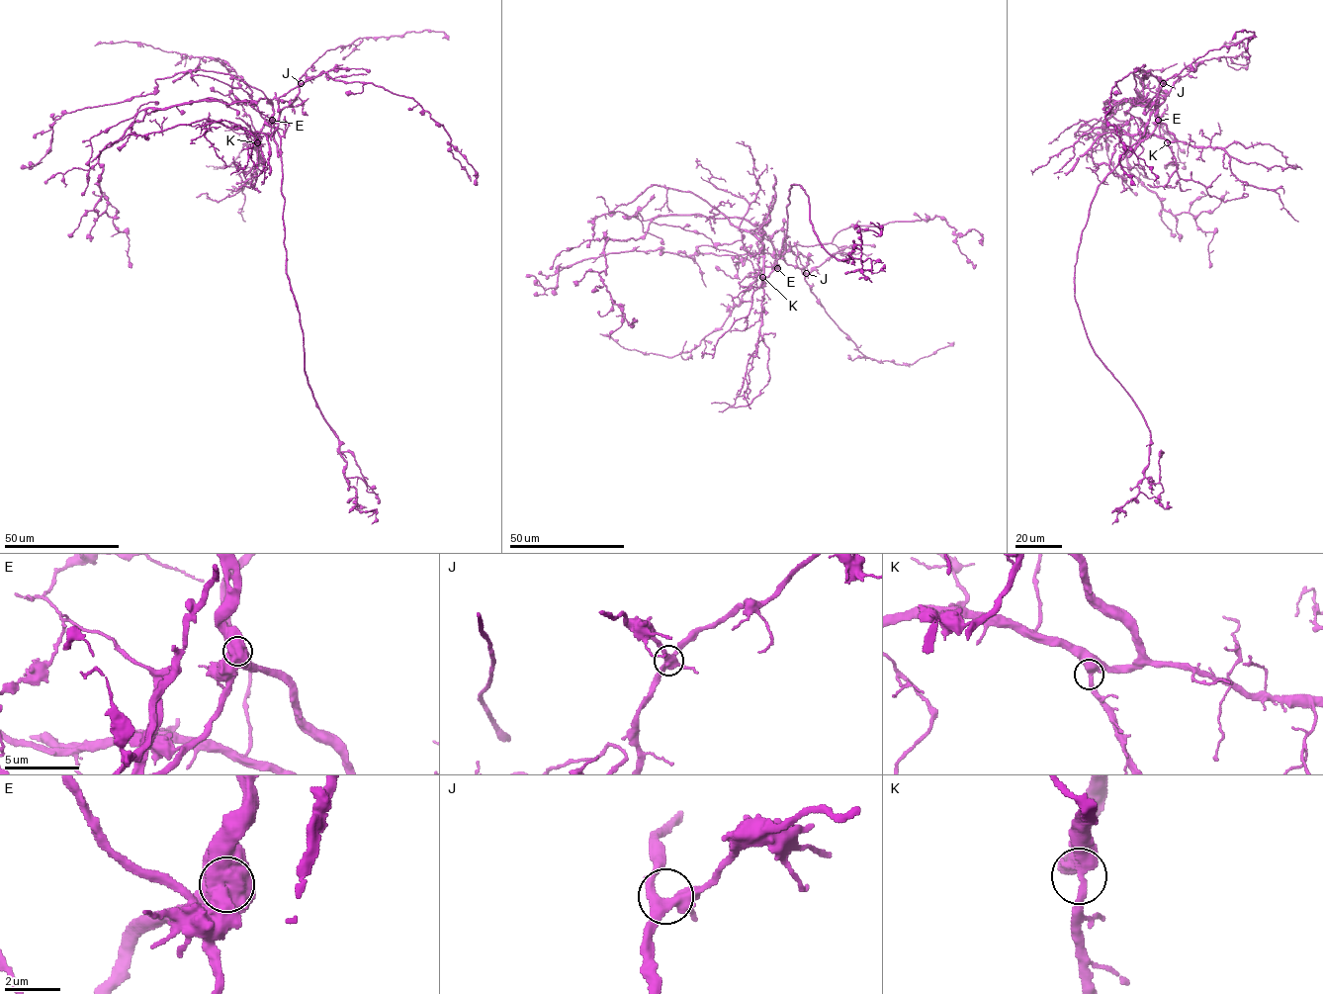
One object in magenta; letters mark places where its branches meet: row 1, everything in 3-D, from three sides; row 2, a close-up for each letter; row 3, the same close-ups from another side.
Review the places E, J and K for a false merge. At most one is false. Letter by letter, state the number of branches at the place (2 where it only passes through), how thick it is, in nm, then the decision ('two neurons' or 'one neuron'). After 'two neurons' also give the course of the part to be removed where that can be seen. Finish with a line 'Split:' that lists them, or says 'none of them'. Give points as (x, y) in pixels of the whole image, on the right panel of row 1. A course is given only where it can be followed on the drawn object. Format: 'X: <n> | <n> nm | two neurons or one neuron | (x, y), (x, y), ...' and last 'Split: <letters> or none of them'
E: 4 | 900 nm | two neurons | (1158, 120), (1099, 185), (1075, 266), (1075, 299), (1091, 347), (1150, 431), (1139, 494), (1112, 524)
J: 4 | 420 nm | one neuron
K: 3 | 400 nm | one neuron
Split: E

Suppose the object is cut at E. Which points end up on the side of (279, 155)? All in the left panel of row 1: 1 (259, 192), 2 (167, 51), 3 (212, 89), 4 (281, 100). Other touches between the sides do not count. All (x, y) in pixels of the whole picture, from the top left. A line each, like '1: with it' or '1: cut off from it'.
1: cut off from it
2: with it
3: cut off from it
4: cut off from it

